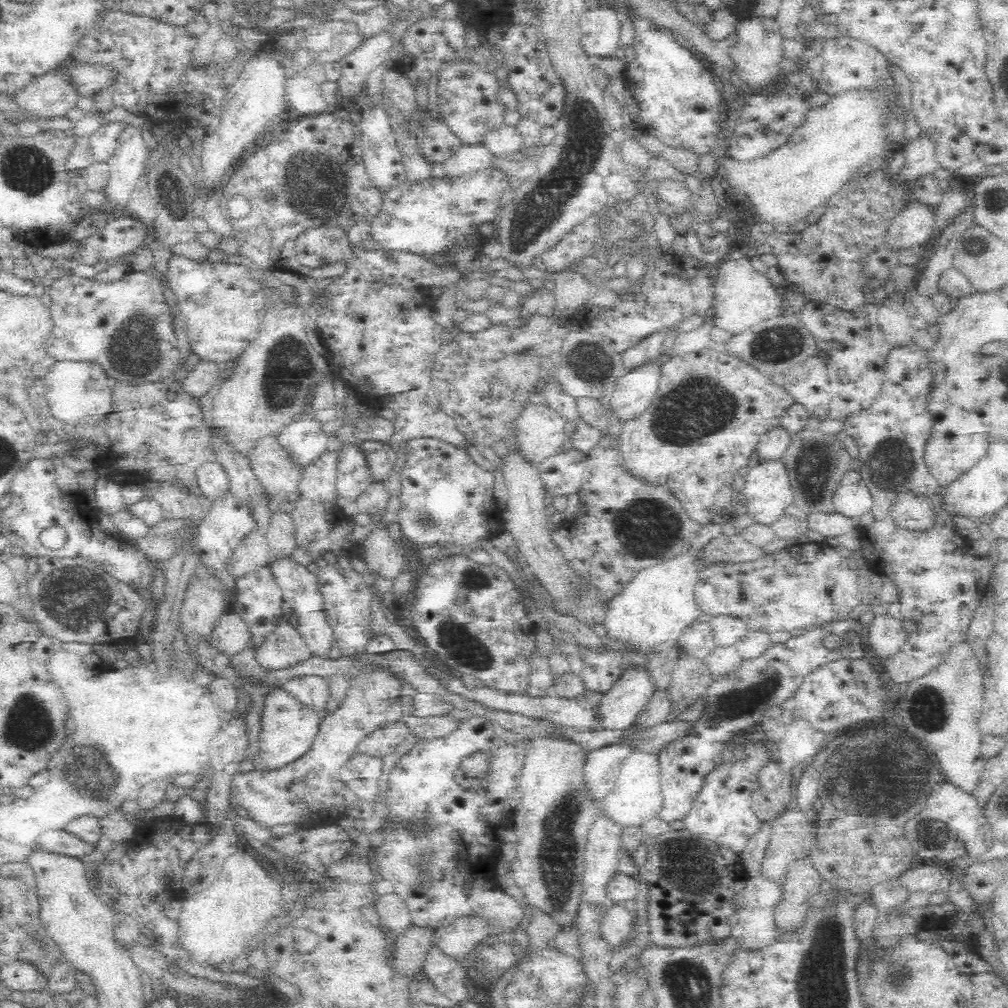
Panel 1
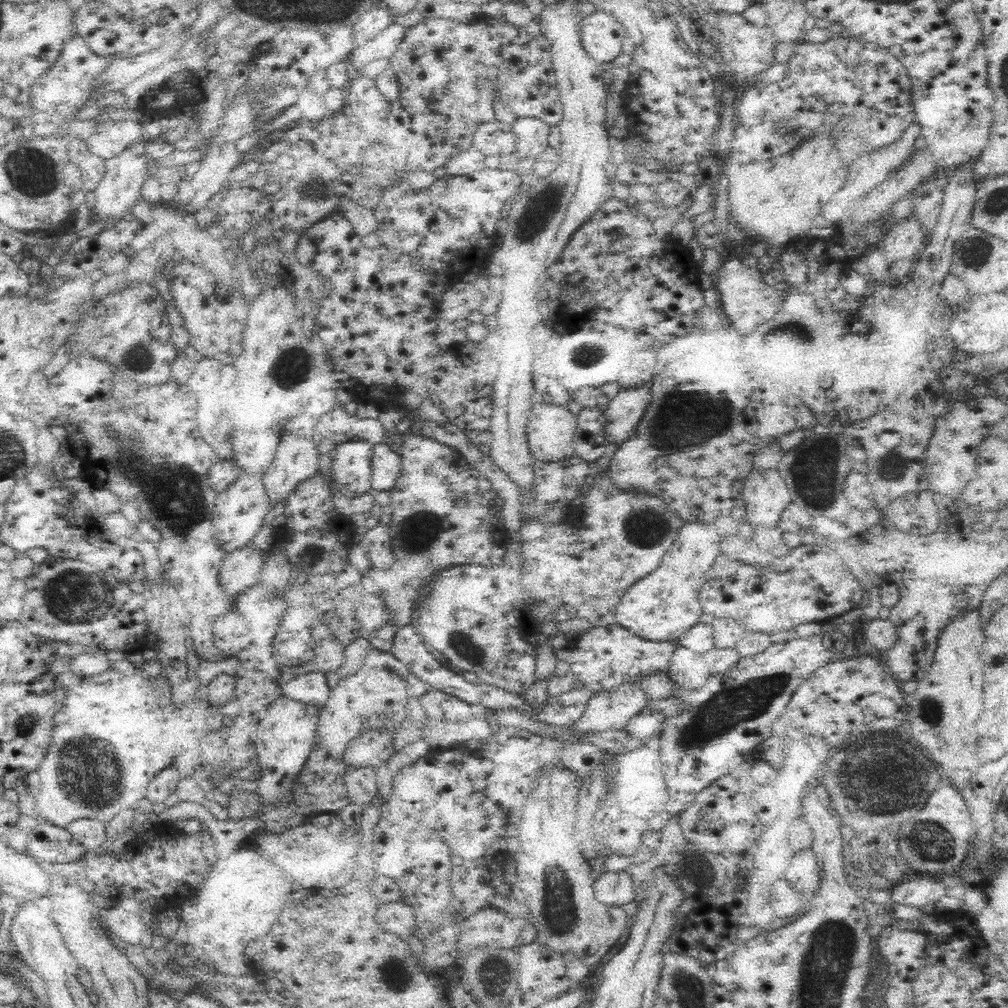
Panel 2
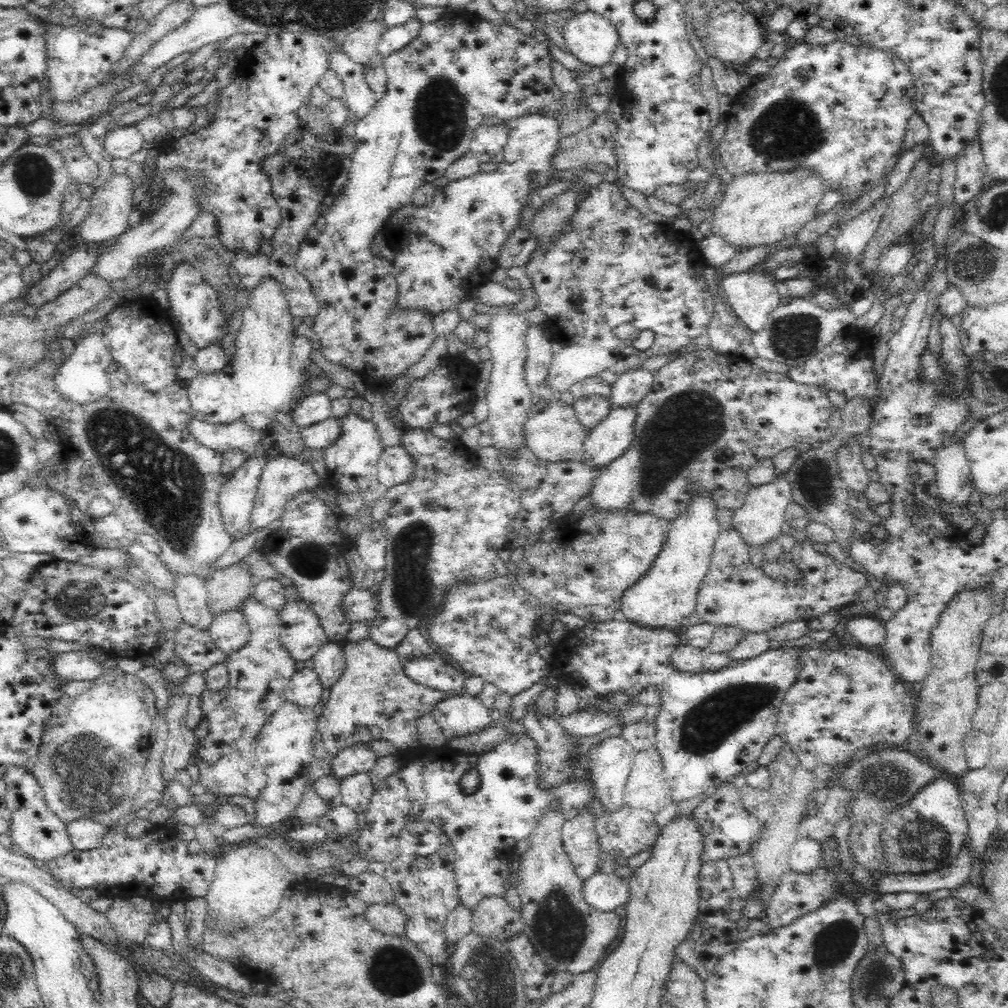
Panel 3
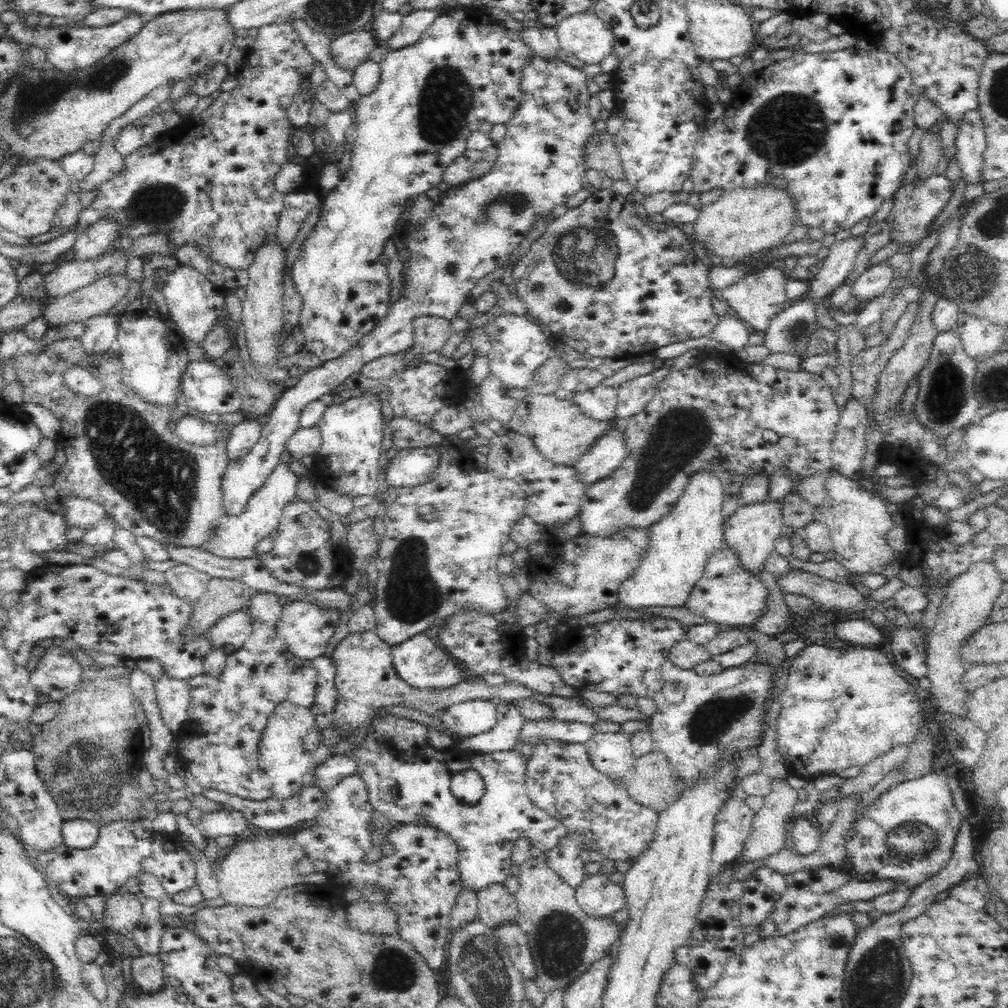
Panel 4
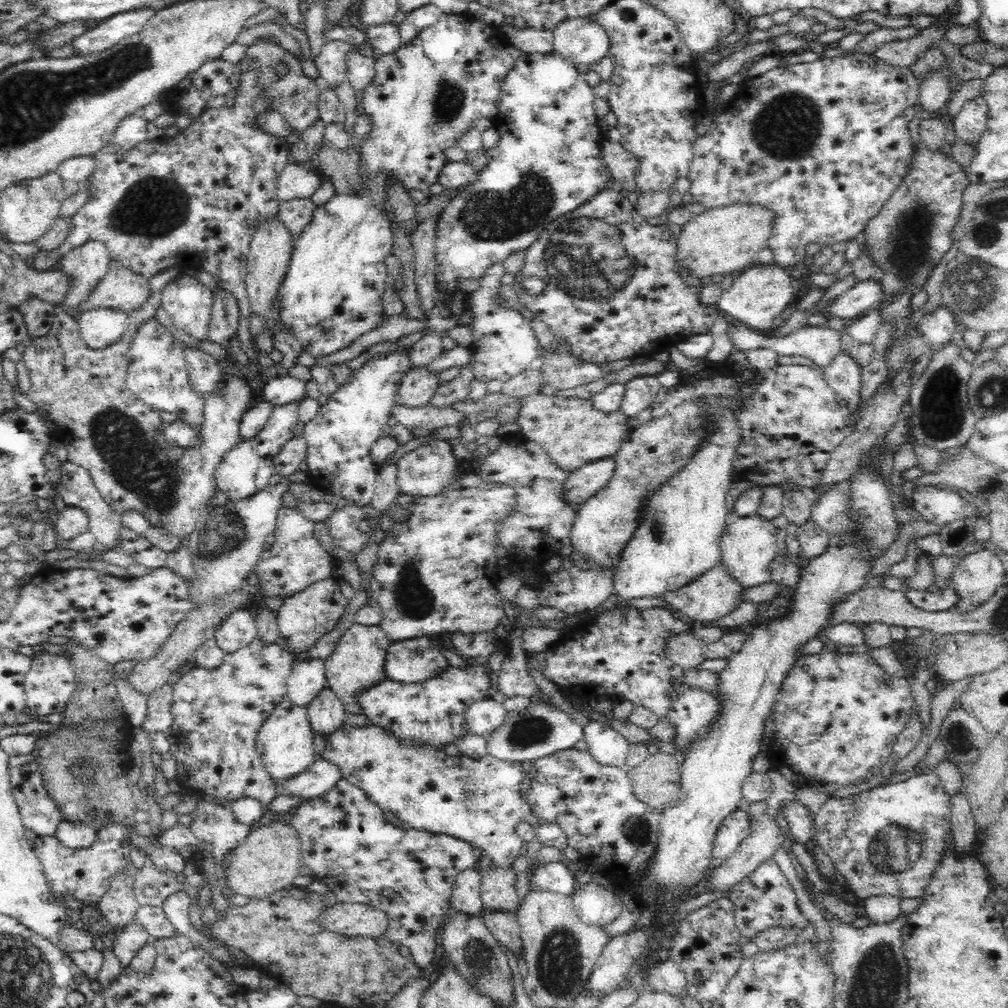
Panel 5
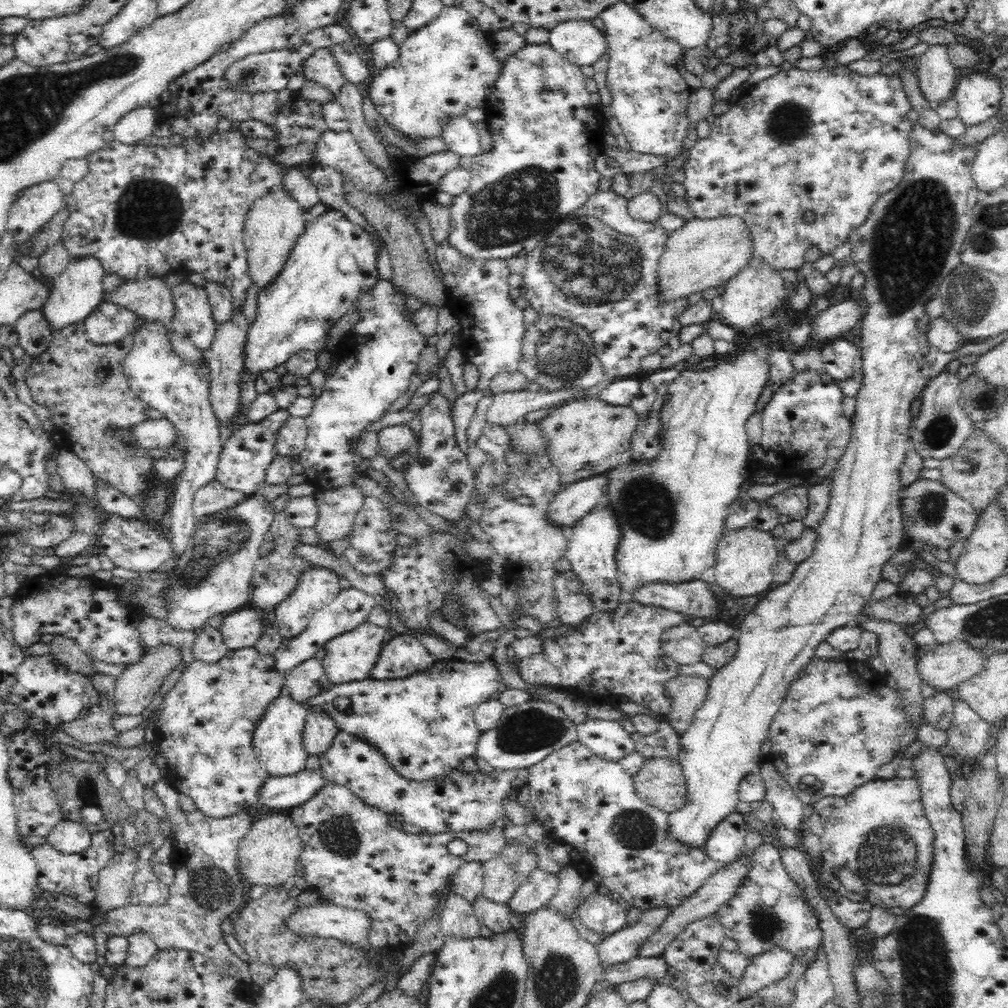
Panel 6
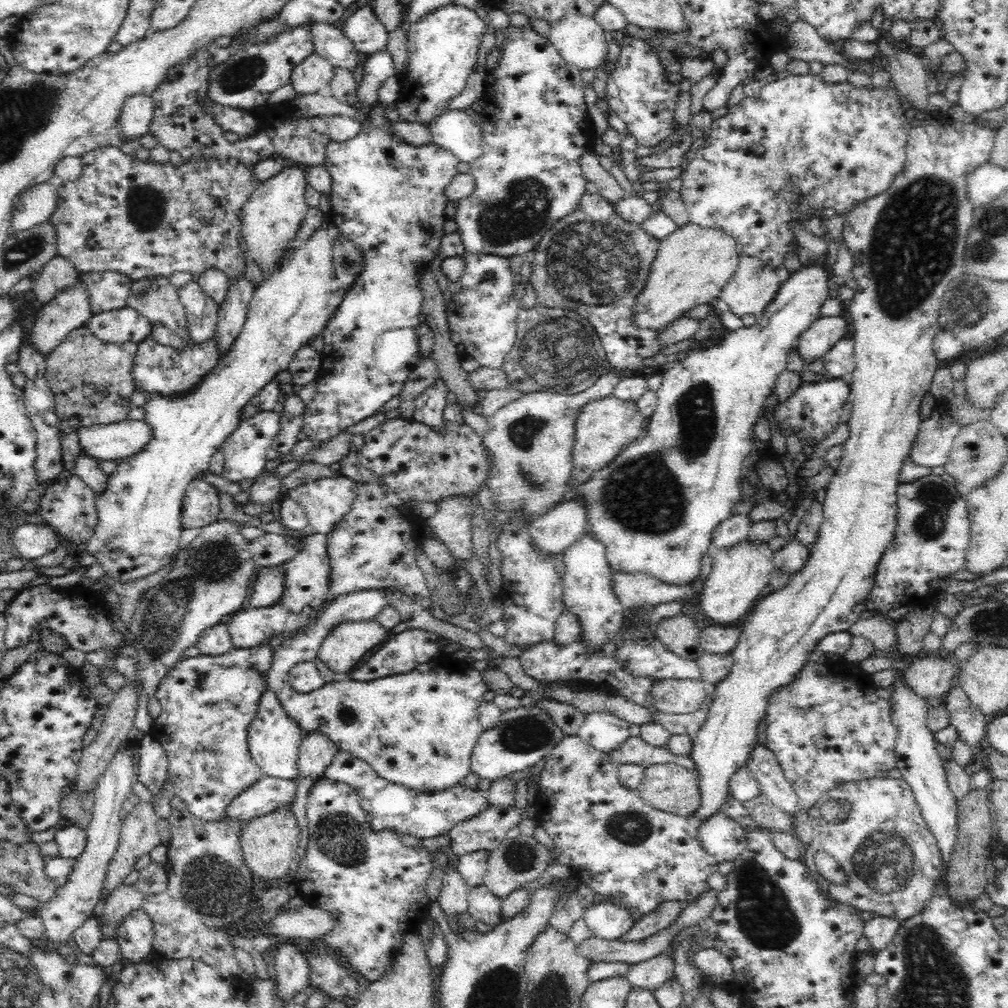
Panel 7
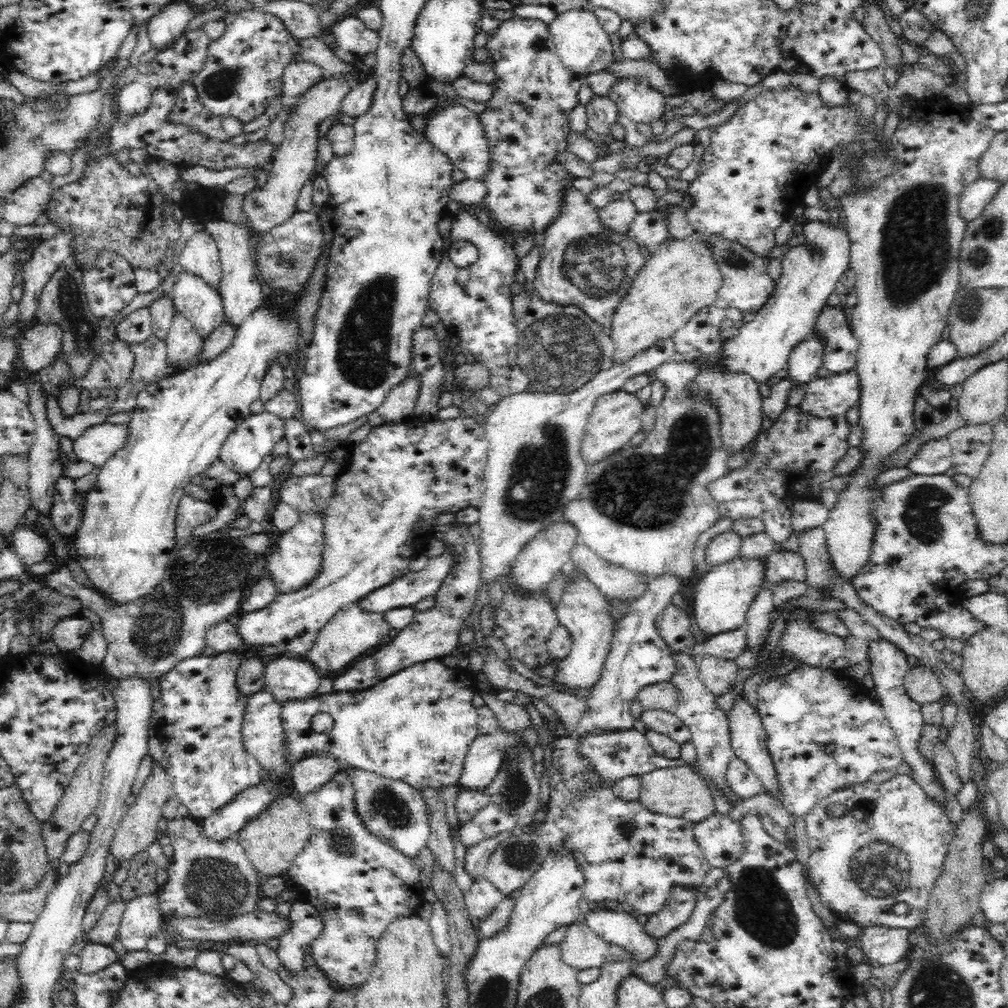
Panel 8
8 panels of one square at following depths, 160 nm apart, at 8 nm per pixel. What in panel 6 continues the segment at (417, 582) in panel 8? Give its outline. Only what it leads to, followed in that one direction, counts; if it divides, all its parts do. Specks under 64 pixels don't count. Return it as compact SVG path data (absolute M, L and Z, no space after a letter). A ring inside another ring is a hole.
M348 588L348 590L342 590L330 605L324 606L318 613L313 615L310 620L308 628L304 632L299 633L294 638L286 640L285 638L281 642L281 646L276 650L276 667L278 673L282 673L284 677L292 670L296 668L298 664L302 664L306 660L315 657L318 650L324 648L331 638L343 634L344 632L353 630L358 627L362 622L368 620L372 608L375 608L376 602L373 596L365 594L356 588ZM456 658L436 660L430 669L414 672L406 678L376 680L368 677L366 680L330 686L325 693L302 702L302 705L306 706L306 710L308 707L322 707L336 720L340 732L364 739L368 745L382 751L382 755L402 777L410 781L441 779L453 773L453 770L461 769L462 760L474 757L482 734L475 724L474 711L502 688L498 675L495 662L490 658L485 662L458 661Z

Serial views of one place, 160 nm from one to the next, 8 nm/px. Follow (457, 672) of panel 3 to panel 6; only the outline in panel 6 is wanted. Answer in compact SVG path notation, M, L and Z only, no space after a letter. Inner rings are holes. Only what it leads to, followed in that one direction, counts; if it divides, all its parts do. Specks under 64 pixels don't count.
M398 635L382 648L370 677L376 680L406 678L414 672L430 669L435 662L436 658L414 635Z

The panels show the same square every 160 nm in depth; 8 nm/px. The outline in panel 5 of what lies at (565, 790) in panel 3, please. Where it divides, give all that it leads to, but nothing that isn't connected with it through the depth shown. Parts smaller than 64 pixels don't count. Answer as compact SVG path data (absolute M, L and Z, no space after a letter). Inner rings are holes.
M344 722L342 728L326 737L325 749L321 754L324 758L340 769L342 779L360 787L366 793L368 800L374 802L383 811L388 811L402 822L408 822L408 827L427 830L436 834L447 834L460 840L470 842L479 850L481 857L472 869L482 873L491 867L509 868L519 856L521 837L516 833L518 822L529 822L537 837L544 846L566 848L566 833L554 822L541 819L532 810L529 802L520 793L520 784L524 778L522 763L502 761L490 754L474 759L467 755L452 755L432 745L406 745L396 739L390 732L378 726L352 726Z

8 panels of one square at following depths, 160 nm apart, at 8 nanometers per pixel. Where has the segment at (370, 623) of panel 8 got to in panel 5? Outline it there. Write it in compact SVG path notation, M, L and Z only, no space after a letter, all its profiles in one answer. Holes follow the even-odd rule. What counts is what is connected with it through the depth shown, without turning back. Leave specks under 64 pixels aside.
M352 624L348 631L339 638L338 645L332 654L325 659L327 686L342 701L348 715L360 713L358 694L368 690L374 684L386 680L385 663L388 646L391 644L380 626L361 626Z

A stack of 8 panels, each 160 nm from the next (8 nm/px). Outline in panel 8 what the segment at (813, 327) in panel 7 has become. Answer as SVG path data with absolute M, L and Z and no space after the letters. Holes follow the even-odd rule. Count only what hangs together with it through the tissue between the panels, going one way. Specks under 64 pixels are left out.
M811 333L790 353L786 366L787 376L797 382L796 387L800 383L810 382L822 374L823 358L824 341L816 333Z

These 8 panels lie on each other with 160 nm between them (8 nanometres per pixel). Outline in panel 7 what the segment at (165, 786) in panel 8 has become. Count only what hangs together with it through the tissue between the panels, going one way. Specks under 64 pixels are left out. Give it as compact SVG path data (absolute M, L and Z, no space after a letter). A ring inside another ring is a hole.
M140 801L123 820L118 848L109 862L106 878L103 882L102 892L110 895L118 886L124 885L126 877L135 870L136 861L142 854L149 853L153 848L161 844L157 827L158 816L149 802Z

